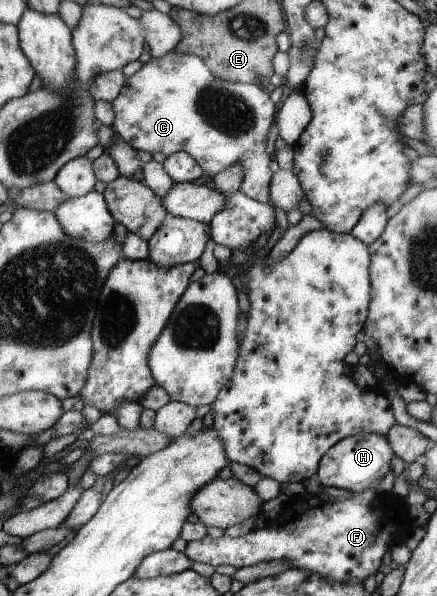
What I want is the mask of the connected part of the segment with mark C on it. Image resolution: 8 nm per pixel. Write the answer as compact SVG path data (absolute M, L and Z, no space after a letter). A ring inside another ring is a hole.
M170 50L150 58L132 75L125 77L124 85L111 101L114 112L111 126L136 151L146 151L150 155L164 153L165 156L174 152L187 153L211 179L238 159L239 167L242 168L239 191L254 201L270 204L269 181L273 173L268 169L268 163L273 160L273 156L266 154L264 147L276 107L268 96L269 93L258 84L215 78L200 56Z

